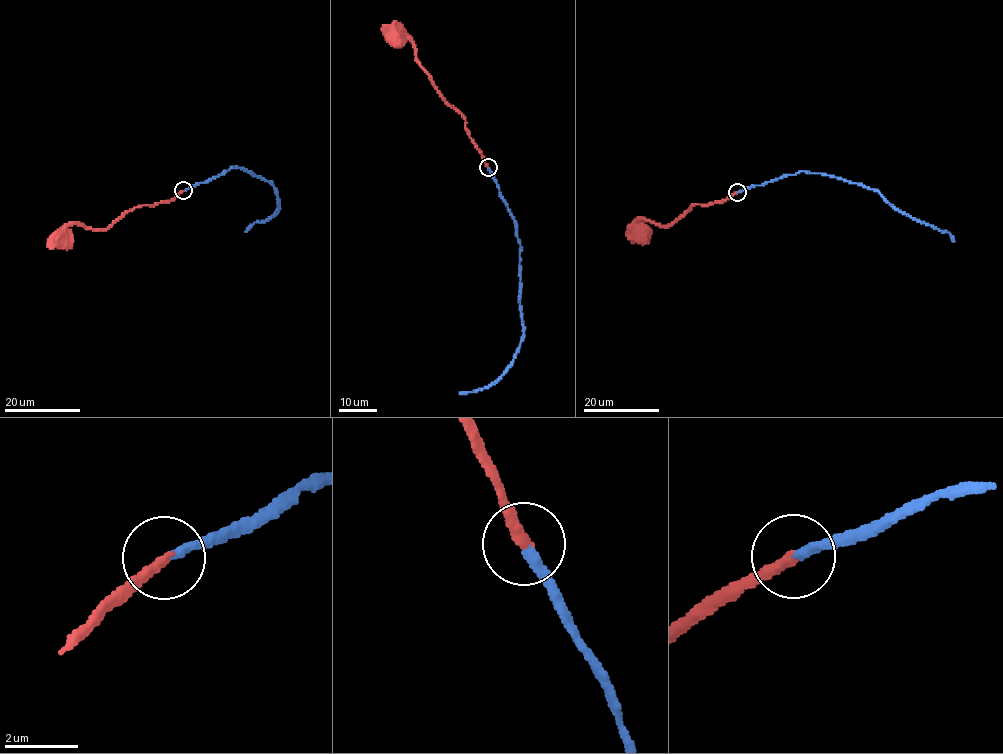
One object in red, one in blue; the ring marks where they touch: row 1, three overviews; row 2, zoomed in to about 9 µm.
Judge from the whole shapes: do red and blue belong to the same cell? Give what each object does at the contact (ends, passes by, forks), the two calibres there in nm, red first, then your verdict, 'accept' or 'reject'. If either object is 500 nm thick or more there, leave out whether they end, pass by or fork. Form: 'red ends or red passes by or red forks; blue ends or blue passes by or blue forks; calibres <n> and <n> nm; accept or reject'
red ends; blue ends; calibres 280 and 240 nm; accept

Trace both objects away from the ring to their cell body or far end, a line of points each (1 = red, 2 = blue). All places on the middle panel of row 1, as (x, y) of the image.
1: (488, 167), (465, 127), (465, 119), (439, 93), (416, 58), (414, 46), (409, 40), (394, 40)
2: (488, 167), (516, 225), (520, 242), (519, 305), (523, 329), (520, 347), (505, 372), (488, 386), (459, 392)

